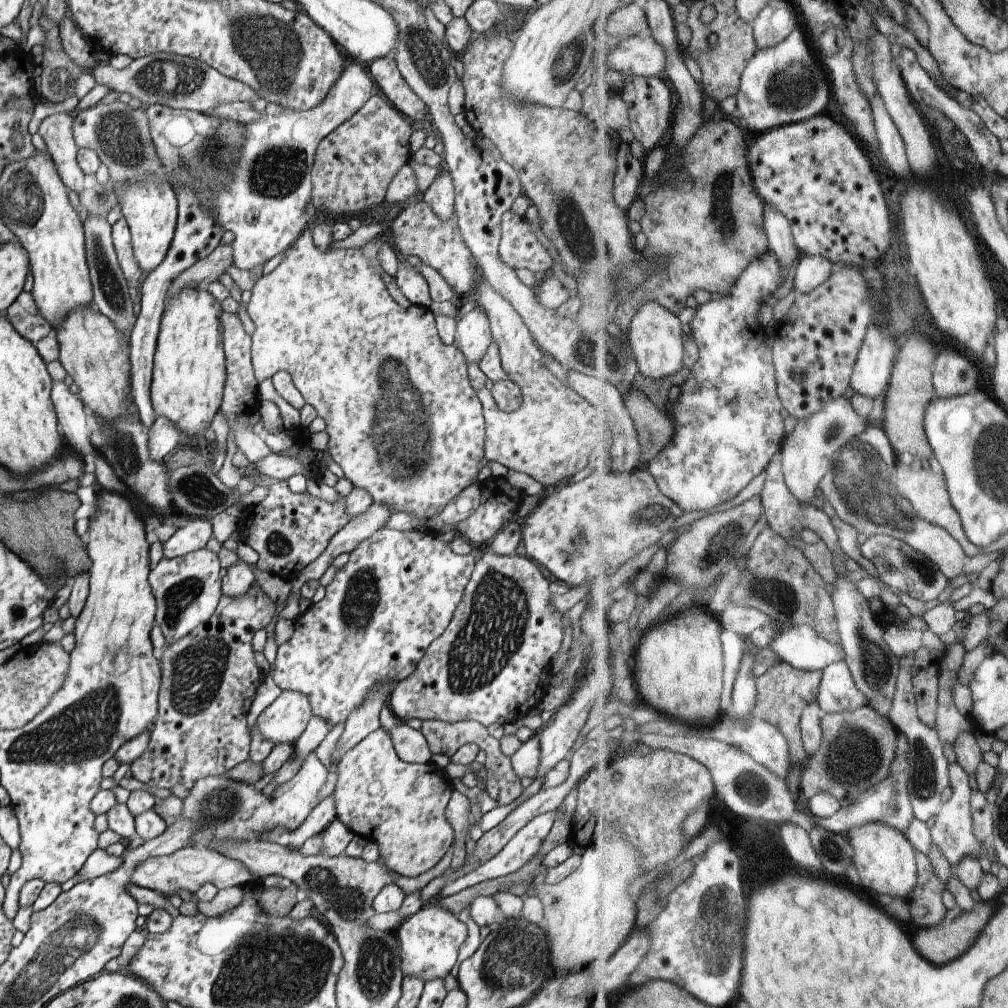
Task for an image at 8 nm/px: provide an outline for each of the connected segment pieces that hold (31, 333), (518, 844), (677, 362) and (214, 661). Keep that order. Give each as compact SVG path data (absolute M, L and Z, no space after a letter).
M22 291L4 314L13 327L32 344L46 338L52 330L51 324L36 306L36 301L30 291Z
M556 811L547 812L533 818L525 827L522 827L512 838L511 843L506 845L492 860L489 860L486 864L483 864L481 867L478 867L472 872L468 872L464 876L460 876L457 880L446 885L441 891L440 894L443 897L449 897L460 892L467 887L474 886L478 883L481 883L483 880L490 880L491 878L500 878L500 876L506 876L512 872L520 870L522 866L527 864L539 851L539 848L546 840L550 828L556 818Z
M651 300L640 307L627 333L627 341L634 351L633 369L641 372L646 378L672 376L685 367L688 339L684 334L684 322L659 300Z
M255 580L245 595L222 595L214 614L204 624L165 647L159 658L161 685L158 714L147 749L131 764L134 778L148 786L168 790L175 784L187 786L208 775L224 774L248 759L251 735L246 716L265 677L254 659L253 636L256 630L265 629L272 622L276 607Z

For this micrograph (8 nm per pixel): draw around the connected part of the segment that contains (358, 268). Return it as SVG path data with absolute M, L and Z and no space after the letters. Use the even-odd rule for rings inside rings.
M318 214L312 217L302 234L291 244L286 255L274 270L256 280L252 289L252 297L247 307L248 316L256 326L254 335L251 336L251 361L254 367L256 380L261 383L271 378L273 373L286 371L290 373L295 387L300 391L306 403L313 406L318 416L325 419L325 432L328 433L328 450L334 462L337 462L345 477L354 487L366 489L374 500L374 503L387 504L395 512L408 512L427 520L438 511L441 511L457 494L460 494L470 483L477 480L480 471L479 462L485 454L485 431L482 404L472 389L468 379L467 358L464 353L453 345L445 345L438 336L435 323L435 314L429 307L412 305L403 308L388 293L386 284L382 279L384 269L378 261L378 250L384 241L383 235L378 235L366 242L361 247L353 249L330 249L328 252L320 252L314 246L311 228L316 222L326 222L326 214Z

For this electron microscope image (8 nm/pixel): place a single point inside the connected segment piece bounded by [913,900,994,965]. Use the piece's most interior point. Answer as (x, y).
(943, 944)

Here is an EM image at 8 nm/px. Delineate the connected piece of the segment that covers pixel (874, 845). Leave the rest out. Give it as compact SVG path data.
M872 821L853 828L848 835L856 847L854 864L862 885L872 894L906 898L920 882L918 848L907 832L882 821Z

